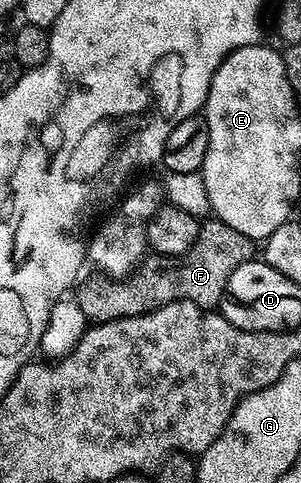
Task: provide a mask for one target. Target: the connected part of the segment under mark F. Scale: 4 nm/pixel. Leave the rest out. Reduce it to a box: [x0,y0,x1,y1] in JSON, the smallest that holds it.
[74,220,253,324]

